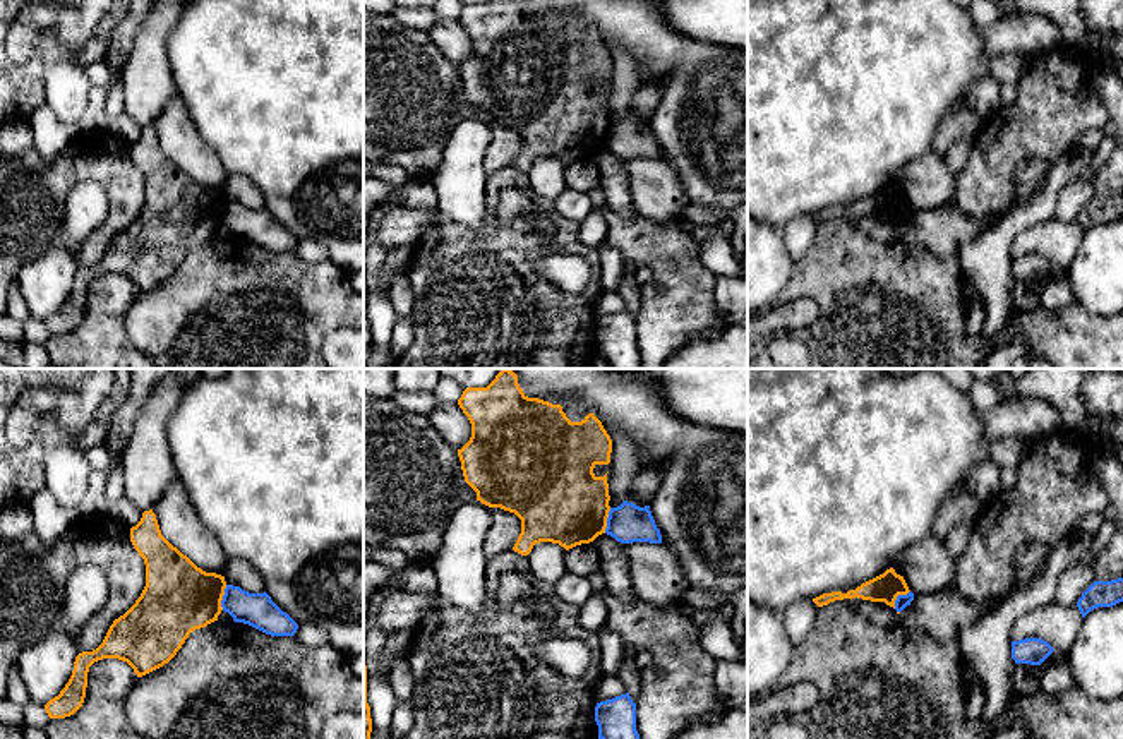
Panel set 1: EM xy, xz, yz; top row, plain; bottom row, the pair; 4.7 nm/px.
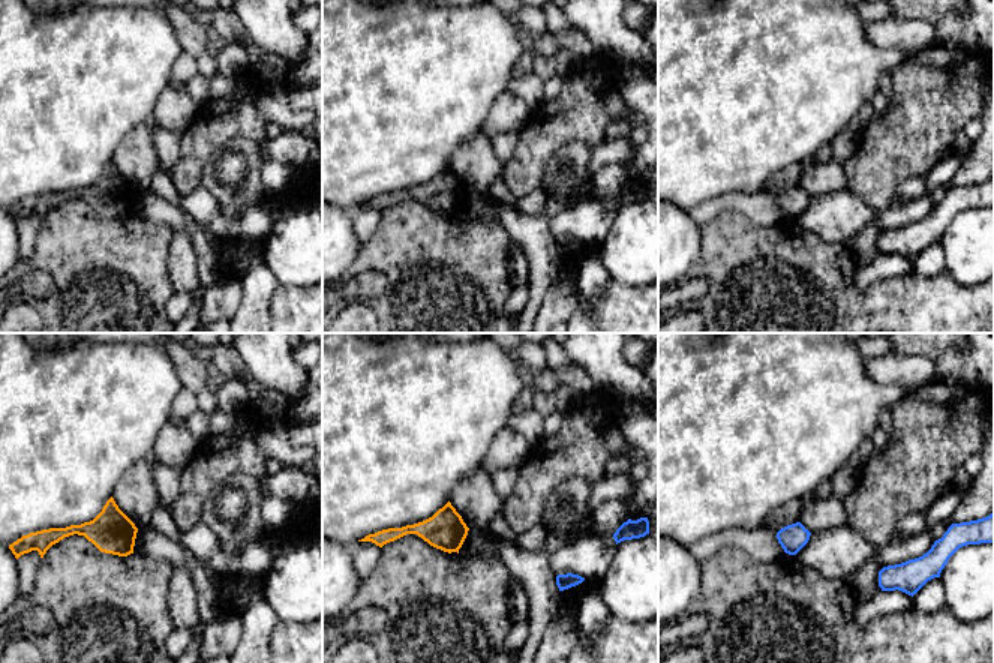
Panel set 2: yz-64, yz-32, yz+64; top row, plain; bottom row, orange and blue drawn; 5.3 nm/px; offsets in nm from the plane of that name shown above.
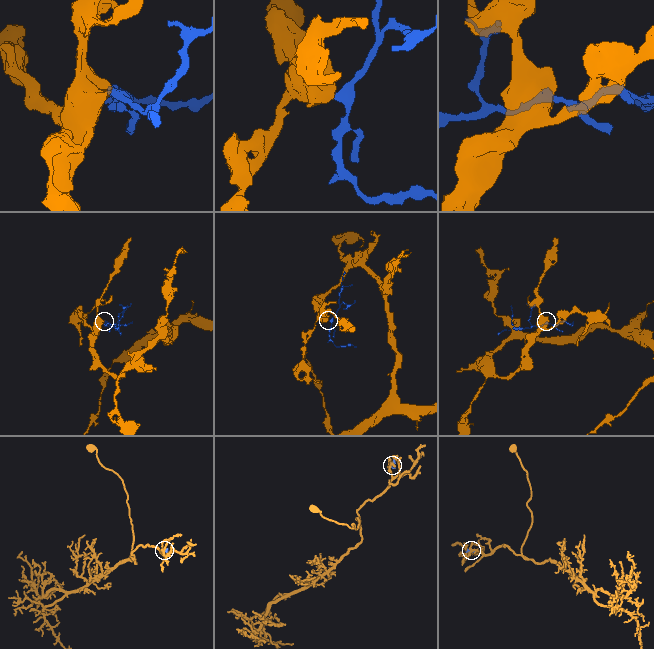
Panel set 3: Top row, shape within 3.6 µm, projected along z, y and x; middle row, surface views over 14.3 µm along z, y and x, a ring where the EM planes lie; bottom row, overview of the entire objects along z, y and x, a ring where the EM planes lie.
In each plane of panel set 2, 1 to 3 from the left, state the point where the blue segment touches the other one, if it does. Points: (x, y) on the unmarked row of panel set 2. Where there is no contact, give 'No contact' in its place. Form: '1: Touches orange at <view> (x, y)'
1: No contact
2: No contact
3: No contact

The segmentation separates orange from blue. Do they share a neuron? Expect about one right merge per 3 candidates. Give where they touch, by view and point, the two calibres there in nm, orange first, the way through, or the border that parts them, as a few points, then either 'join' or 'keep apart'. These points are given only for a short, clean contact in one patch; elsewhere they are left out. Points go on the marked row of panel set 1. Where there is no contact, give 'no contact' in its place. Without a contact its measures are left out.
meets orange in xy at (222, 597); 340 nm thick on the orange side, 160 nm on the other; border along xy (227, 585), (222, 595), (222, 609); keep apart

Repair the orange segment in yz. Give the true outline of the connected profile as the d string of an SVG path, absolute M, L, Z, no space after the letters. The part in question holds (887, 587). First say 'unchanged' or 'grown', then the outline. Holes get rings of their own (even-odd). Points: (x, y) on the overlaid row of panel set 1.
unchanged; M893 568L886 569L883 574L862 583L856 590L849 590L847 593L842 592L832 592L832 593L823 593L813 602L818 607L828 605L830 602L835 600L844 600L844 598L862 598L862 600L871 600L871 602L885 602L886 605L895 609L895 600L898 595L907 595L910 590L904 580L904 576L897 574Z

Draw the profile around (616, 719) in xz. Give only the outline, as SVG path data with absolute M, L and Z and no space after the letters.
M629 693L597 703L595 722L598 725L598 739L640 739L636 703Z

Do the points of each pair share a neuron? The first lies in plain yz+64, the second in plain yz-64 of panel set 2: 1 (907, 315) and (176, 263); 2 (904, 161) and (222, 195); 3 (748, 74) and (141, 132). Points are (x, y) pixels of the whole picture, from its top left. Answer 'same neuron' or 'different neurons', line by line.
1: different neurons
2: different neurons
3: different neurons

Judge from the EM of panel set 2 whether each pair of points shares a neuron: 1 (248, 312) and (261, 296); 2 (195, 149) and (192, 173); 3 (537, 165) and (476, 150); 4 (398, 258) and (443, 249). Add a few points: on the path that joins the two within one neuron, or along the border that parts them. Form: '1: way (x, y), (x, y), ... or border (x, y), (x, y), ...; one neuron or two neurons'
1: way (252, 308), (257, 300); one neuron
2: way (194, 155), (192, 167); one neuron
3: border (504, 167), (501, 176); two neurons
4: way (408, 255), (432, 255); one neuron

